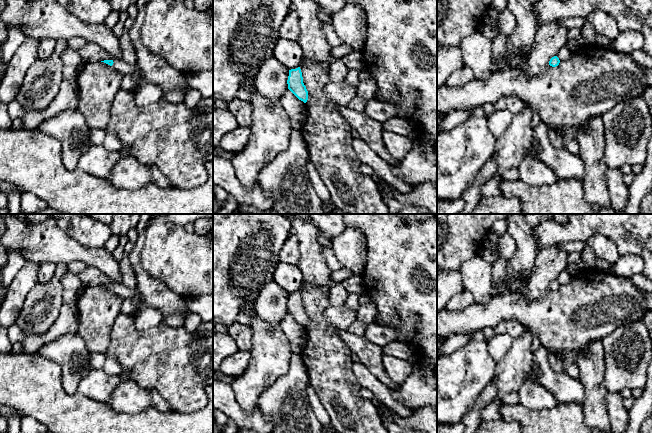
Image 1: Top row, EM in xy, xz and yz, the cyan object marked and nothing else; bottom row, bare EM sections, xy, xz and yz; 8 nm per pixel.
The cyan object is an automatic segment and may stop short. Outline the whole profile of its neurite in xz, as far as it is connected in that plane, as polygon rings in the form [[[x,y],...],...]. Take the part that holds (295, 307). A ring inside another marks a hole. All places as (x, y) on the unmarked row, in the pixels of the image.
[[[300,291],[289,294],[287,304],[288,313],[304,327],[308,324],[308,315],[303,307],[303,301]]]

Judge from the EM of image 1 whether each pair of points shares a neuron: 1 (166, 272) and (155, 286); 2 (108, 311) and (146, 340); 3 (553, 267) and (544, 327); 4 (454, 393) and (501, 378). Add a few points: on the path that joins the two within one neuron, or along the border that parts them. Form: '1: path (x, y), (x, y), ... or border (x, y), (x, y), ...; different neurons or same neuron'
1: border (141, 266), (151, 276), (160, 280), (179, 294); different neurons
2: border (120, 313), (112, 327), (110, 340); different neurons
3: border (549, 289), (531, 301), (528, 299); different neurons
4: border (497, 363), (495, 374), (491, 380); different neurons

